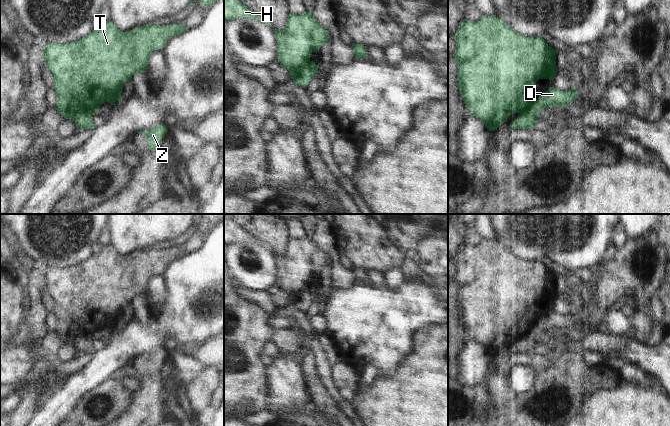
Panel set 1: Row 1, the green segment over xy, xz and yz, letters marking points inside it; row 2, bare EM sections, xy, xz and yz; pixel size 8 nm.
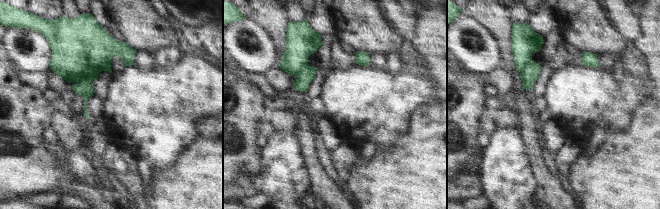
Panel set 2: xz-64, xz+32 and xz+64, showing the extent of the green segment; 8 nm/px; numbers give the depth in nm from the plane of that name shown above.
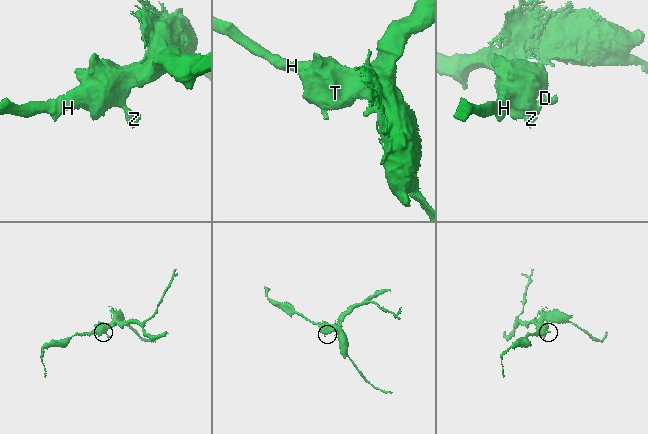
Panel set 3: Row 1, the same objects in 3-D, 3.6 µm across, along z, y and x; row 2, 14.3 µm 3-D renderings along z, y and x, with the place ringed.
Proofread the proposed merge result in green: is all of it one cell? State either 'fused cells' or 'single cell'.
fused cells

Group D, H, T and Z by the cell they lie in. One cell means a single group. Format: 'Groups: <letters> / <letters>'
Groups: D / H T Z

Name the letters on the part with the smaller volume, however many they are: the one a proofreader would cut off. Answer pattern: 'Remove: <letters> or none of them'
Remove: D

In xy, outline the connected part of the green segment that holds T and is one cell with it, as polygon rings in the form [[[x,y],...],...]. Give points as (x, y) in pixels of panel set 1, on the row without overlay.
[[[103,245],[100,251],[97,254],[93,254],[89,259],[87,259],[84,263],[79,265],[74,265],[70,267],[64,268],[54,268],[48,267],[43,270],[44,277],[43,277],[43,284],[46,286],[48,293],[52,297],[54,301],[54,313],[57,317],[57,328],[54,331],[63,341],[64,343],[74,343],[76,337],[98,337],[99,330],[105,326],[110,327],[111,329],[115,329],[116,325],[122,325],[121,317],[123,313],[123,309],[126,305],[130,304],[135,297],[143,297],[147,296],[147,288],[149,285],[150,278],[155,274],[162,274],[162,272],[166,269],[166,267],[174,260],[179,259],[185,255],[188,255],[189,252],[182,249],[153,249],[152,247],[147,248],[142,251],[135,251],[130,255],[123,256],[121,255],[112,245]]]

